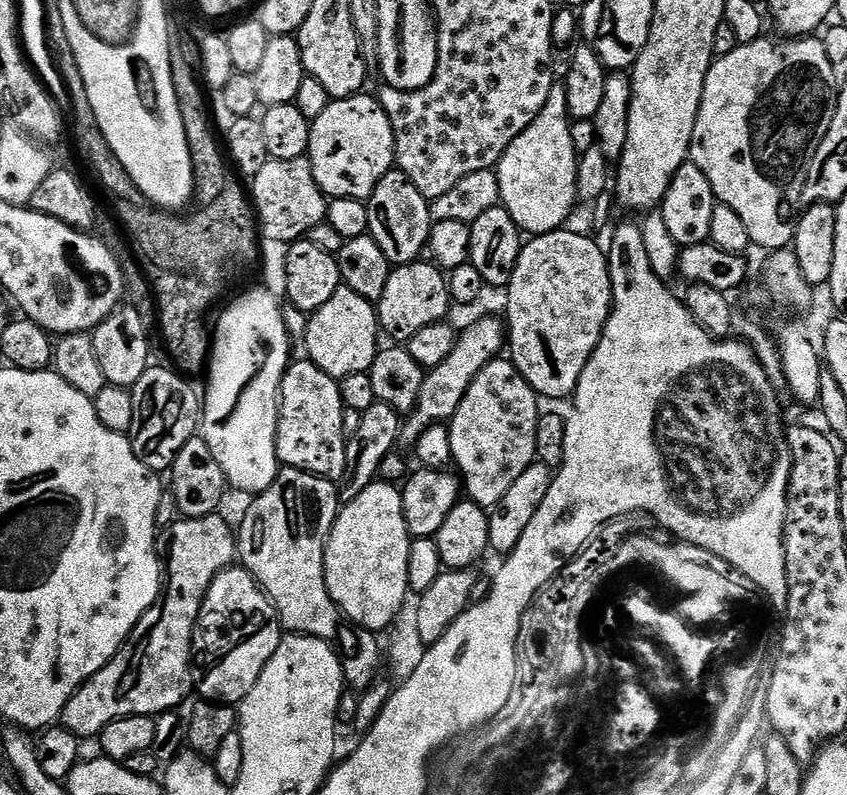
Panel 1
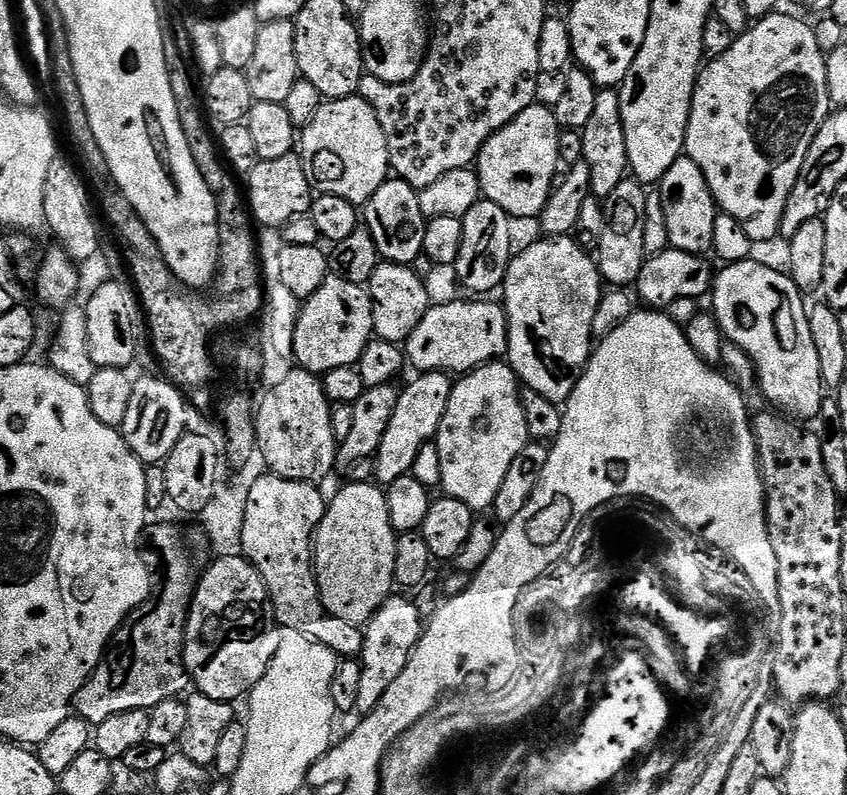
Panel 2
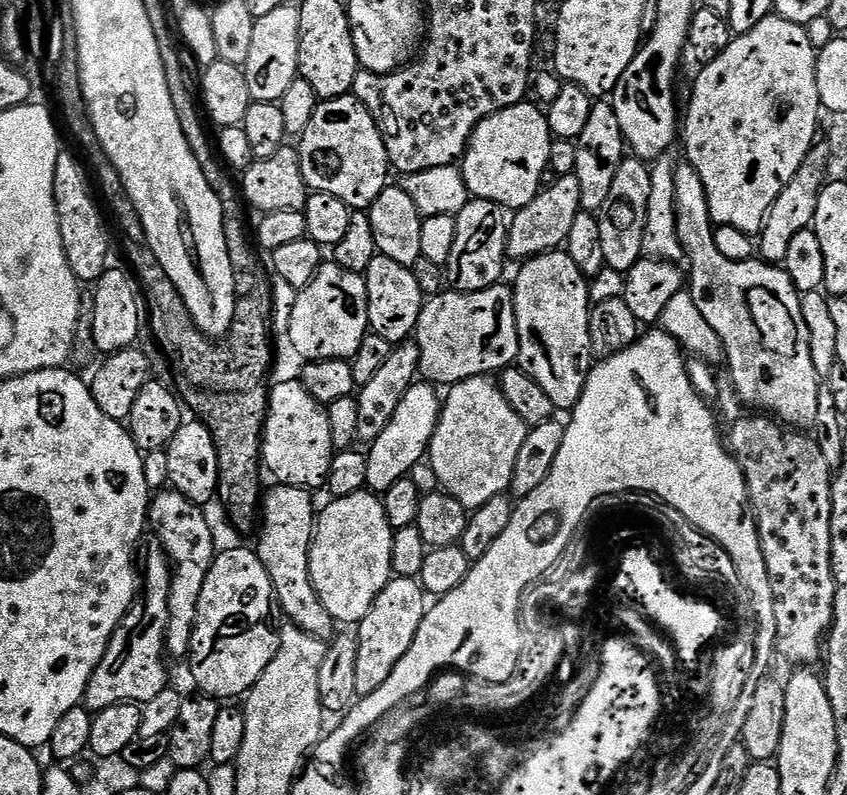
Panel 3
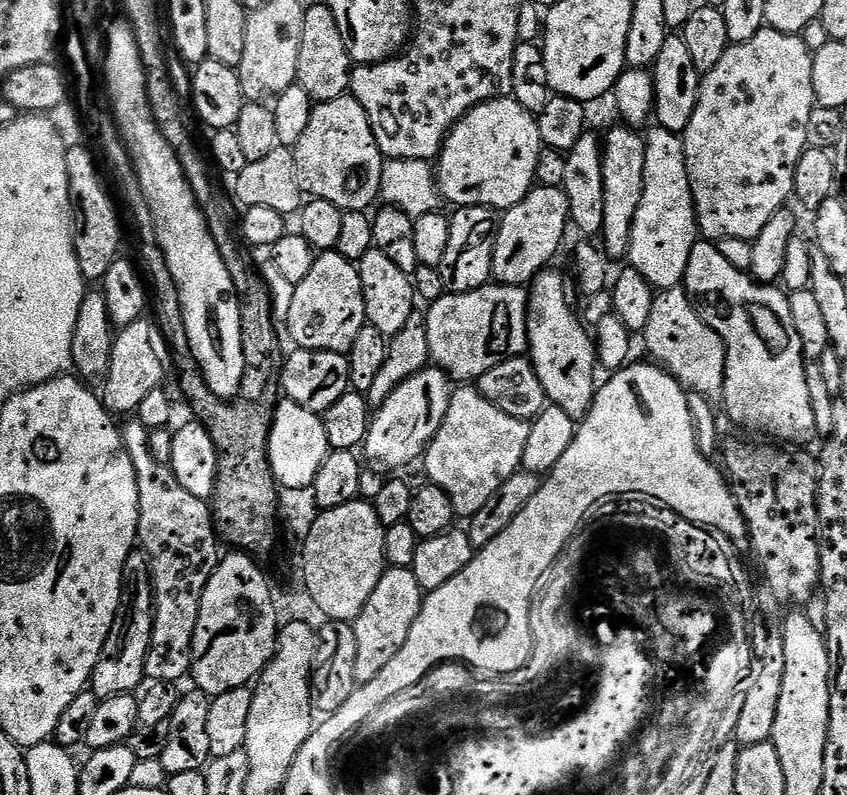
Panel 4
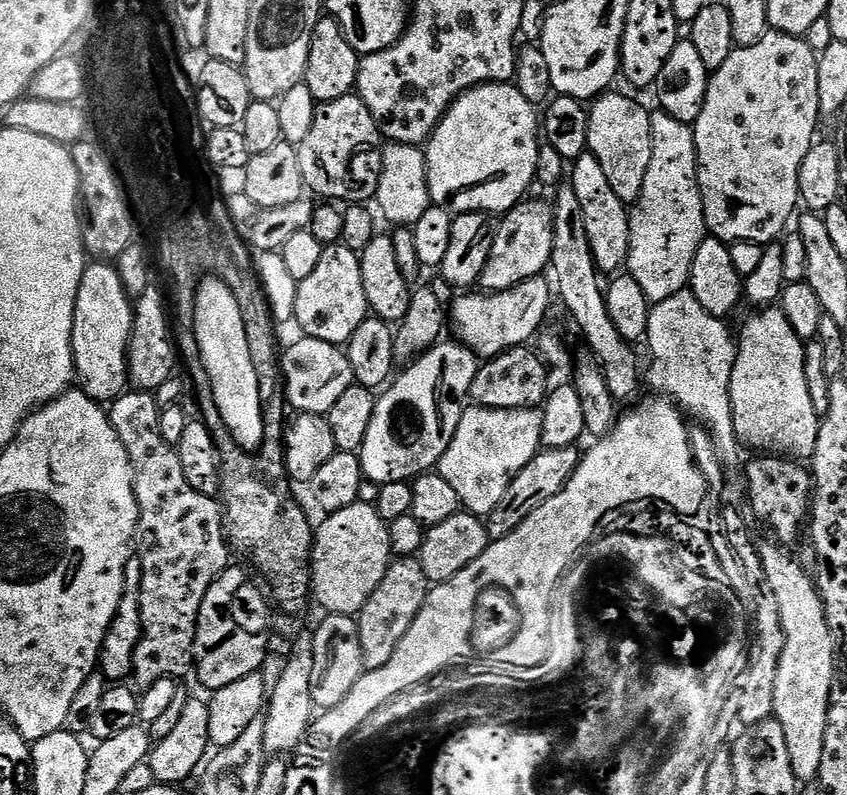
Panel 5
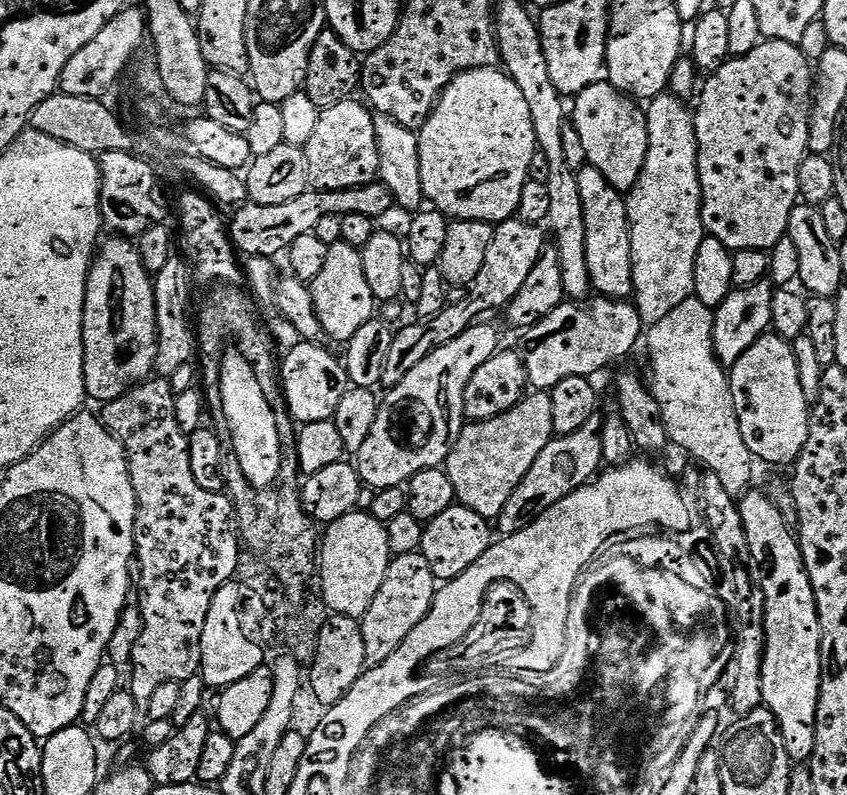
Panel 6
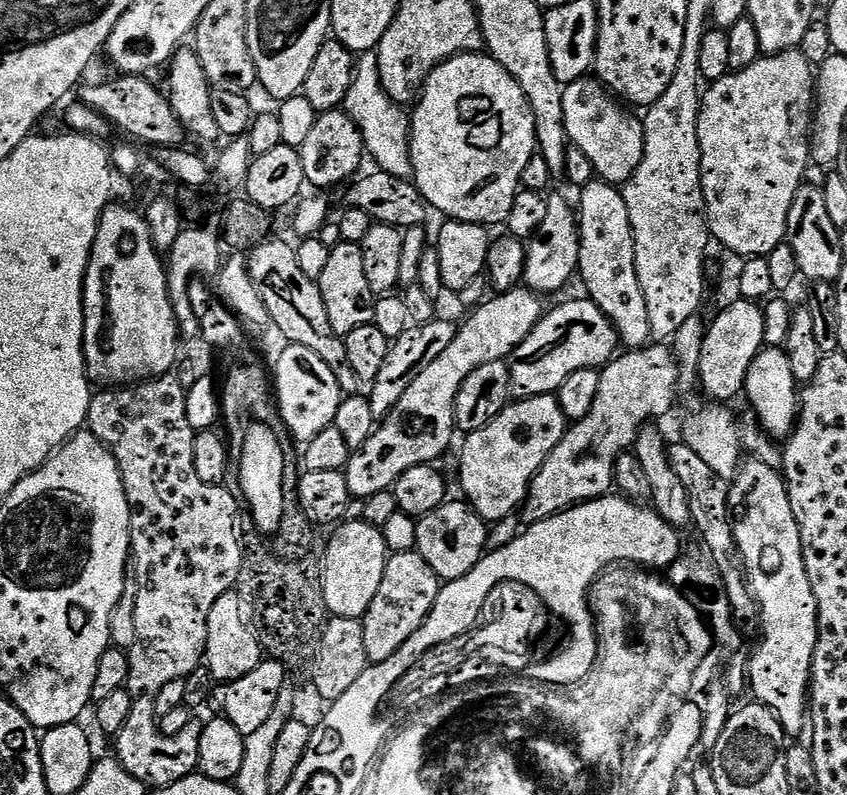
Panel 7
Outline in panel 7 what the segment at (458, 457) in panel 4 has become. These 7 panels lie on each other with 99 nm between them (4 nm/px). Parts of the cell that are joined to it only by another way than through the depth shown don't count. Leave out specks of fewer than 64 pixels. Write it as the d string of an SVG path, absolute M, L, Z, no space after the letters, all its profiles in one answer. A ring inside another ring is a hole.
M555 395L525 396L509 403L494 422L463 437L464 445L460 448L463 499L485 522L509 519L523 505L530 482L542 462L550 458L569 424Z

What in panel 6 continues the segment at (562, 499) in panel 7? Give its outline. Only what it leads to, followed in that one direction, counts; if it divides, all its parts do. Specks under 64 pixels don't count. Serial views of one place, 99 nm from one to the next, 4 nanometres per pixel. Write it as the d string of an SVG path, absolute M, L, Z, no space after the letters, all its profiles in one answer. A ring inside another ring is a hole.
M593 418L572 434L557 435L546 446L546 450L542 450L542 454L534 458L534 466L526 470L526 478L518 482L518 490L510 494L510 502L502 506L502 514L494 521L495 531L501 537L518 534L518 530L526 530L526 526L546 514L550 506L562 502L562 498L574 494L574 490L578 490L588 481L597 479L604 464L601 427L601 421Z

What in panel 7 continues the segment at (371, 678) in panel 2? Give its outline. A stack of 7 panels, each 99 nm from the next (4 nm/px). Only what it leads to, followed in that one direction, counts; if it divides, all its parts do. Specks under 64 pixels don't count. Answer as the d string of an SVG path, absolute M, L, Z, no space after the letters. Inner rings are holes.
M413 550L389 555L388 565L378 585L378 594L370 602L370 610L362 618L366 634L366 658L369 664L381 664L398 650L407 648L412 635L426 622L438 598L442 581L430 570L426 558Z

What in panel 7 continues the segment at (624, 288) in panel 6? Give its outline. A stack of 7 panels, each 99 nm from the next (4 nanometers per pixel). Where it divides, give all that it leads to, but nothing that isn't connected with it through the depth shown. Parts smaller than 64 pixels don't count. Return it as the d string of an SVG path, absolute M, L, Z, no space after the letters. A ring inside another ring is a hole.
M594 178L579 189L578 223L580 225L579 279L584 279L587 299L593 300L616 327L619 343L625 349L643 348L652 340L650 314L638 282L634 234L624 193L615 184Z

